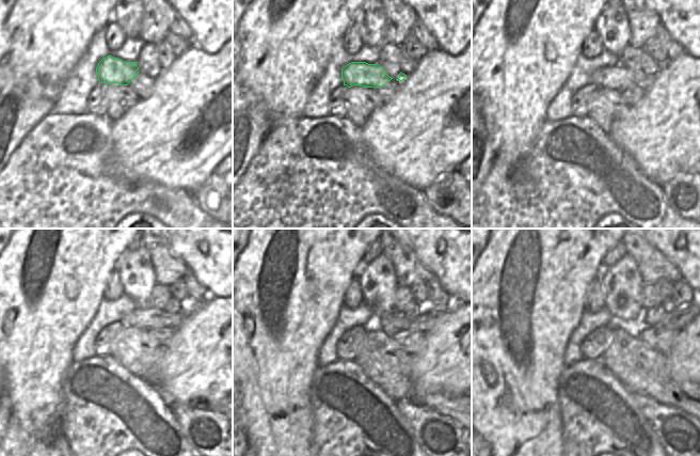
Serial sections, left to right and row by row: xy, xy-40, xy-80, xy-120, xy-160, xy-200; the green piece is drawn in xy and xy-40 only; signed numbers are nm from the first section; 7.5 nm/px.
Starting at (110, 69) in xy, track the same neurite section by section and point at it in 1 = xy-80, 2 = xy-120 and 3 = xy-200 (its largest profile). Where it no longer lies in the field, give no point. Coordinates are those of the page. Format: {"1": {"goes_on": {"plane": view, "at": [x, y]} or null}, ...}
{"1": {"goes_on": {"plane": "xy-80", "at": [618, 77]}}, "2": {"goes_on": {"plane": "xy-120", "at": [148, 318]}}, "3": {"goes_on": {"plane": "xy-200", "at": [678, 319]}}}

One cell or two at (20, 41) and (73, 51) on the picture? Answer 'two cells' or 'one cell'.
one cell

